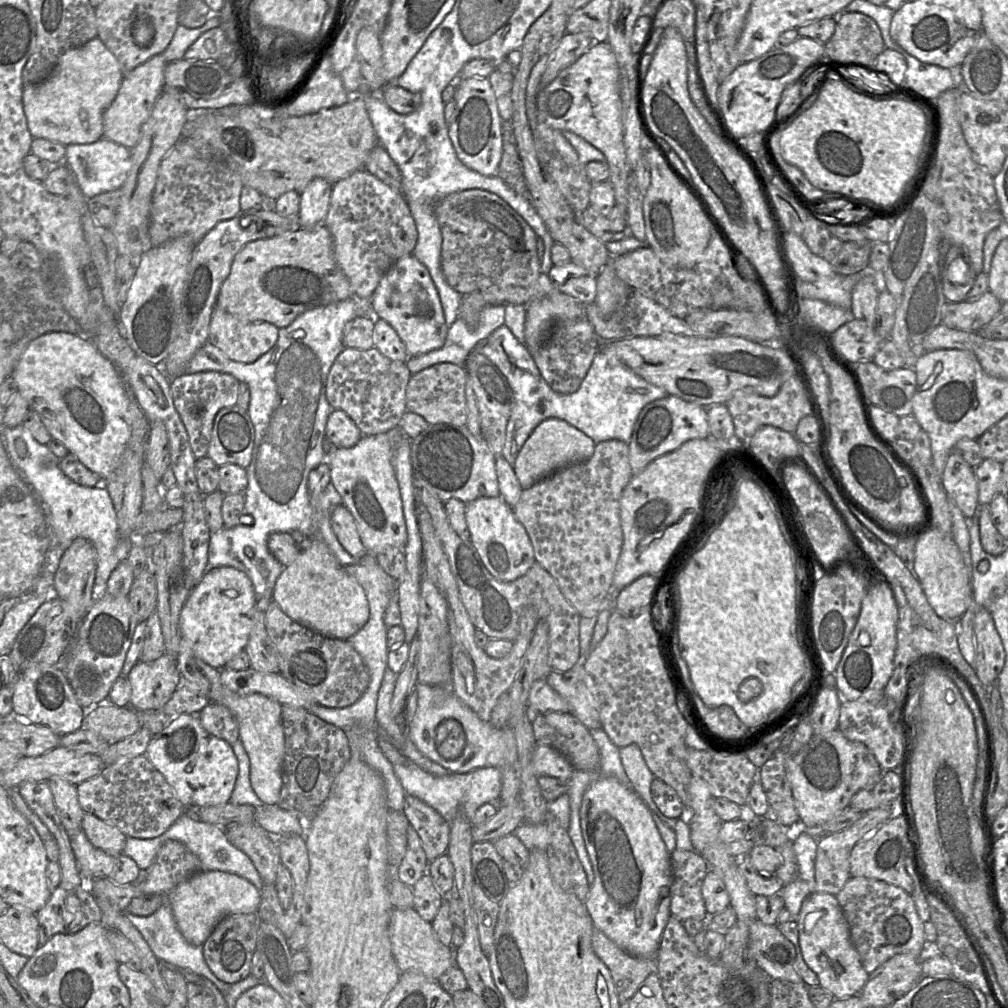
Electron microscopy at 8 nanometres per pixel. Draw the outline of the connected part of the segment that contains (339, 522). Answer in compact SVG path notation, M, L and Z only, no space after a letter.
M344 505L337 506L330 517L331 526L342 547L353 557L361 558L365 550L354 518Z

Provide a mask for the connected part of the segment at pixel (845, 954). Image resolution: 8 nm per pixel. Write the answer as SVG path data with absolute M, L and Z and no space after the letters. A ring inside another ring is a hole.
M820 892L811 894L802 904L797 923L803 958L818 976L820 986L835 999L858 995L868 981L869 974L852 944L850 929L836 896Z

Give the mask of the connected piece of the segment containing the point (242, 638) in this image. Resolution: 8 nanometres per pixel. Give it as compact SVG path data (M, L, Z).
M229 566L206 571L191 591L180 613L181 636L190 642L194 653L203 662L215 669L223 669L232 658L245 650L253 628L252 614L257 600L252 582L243 571Z

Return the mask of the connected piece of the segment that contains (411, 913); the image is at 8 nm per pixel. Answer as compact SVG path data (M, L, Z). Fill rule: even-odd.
M394 908L389 924L392 953L400 971L417 971L428 979L438 980L449 968L455 966L455 950L453 947L445 946L436 936L432 924L422 919L415 908Z

